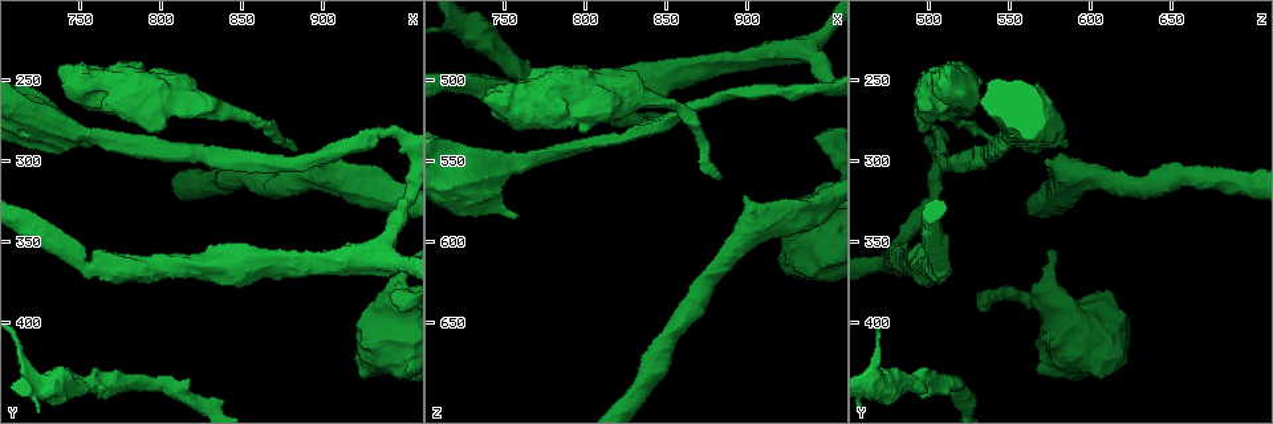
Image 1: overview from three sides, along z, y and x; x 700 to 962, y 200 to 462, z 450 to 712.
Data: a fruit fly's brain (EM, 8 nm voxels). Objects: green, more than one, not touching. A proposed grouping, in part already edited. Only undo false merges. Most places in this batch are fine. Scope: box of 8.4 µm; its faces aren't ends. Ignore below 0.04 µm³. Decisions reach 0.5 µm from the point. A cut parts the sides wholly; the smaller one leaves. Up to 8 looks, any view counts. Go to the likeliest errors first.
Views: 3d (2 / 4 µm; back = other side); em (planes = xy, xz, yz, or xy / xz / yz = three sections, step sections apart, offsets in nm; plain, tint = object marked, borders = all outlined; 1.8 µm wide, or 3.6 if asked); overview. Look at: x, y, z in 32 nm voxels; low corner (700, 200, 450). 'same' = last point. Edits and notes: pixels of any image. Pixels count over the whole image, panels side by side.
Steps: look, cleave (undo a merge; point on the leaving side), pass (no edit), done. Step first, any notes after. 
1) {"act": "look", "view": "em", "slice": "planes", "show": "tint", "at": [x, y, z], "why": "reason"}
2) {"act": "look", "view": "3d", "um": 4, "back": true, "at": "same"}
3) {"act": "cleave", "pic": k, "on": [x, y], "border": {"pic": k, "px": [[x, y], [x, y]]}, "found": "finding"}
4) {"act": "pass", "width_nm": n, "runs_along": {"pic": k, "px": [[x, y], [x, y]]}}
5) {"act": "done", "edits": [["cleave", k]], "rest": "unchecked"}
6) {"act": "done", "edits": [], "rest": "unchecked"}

{"act": "look", "view": "3d", "um": 4, "at": [946, 390, 582], "why": "calibre changes"}

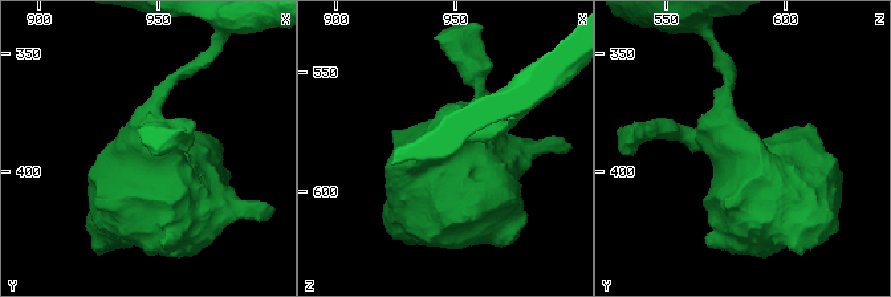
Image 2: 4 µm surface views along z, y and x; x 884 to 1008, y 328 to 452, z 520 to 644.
{"act": "look", "view": "em", "um": 3.6, "slice": "planes", "show": "tint", "at": [946, 389, 579], "why": "shape alone is not enough"}

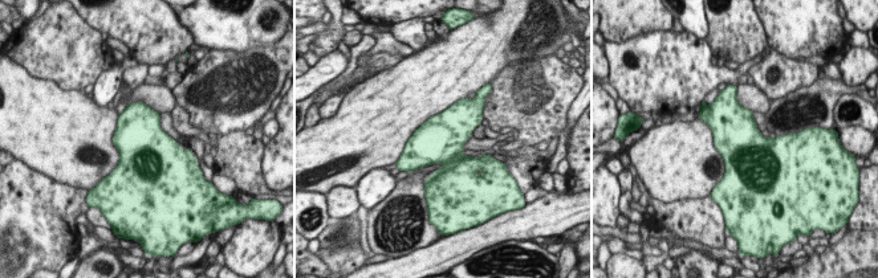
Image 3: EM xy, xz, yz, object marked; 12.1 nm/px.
{"act": "pass", "found": "one neuron here"}

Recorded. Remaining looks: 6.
{"act": "look", "view": "em", "slice": "planes", "show": "tint", "at": [934, 352, 480], "why": "three-way junction"}

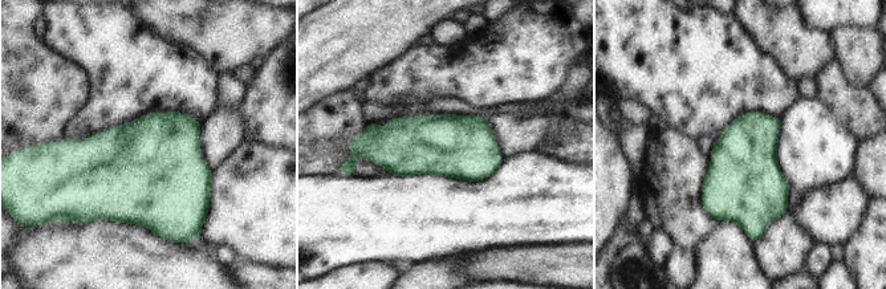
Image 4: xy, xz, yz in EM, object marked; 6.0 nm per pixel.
{"act": "pass", "found": "one neuron here"}

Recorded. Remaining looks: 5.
{"act": "look", "view": "3d", "um": 4, "at": [790, 258, 504], "why": "thick turns thin"}

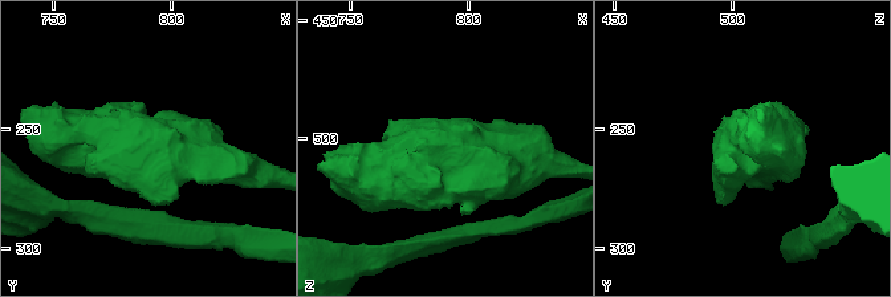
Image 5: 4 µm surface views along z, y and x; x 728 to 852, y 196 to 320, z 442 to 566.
{"act": "look", "view": "em", "um": 3.6, "slice": "planes", "show": "plain", "at": [790, 258, 504]}

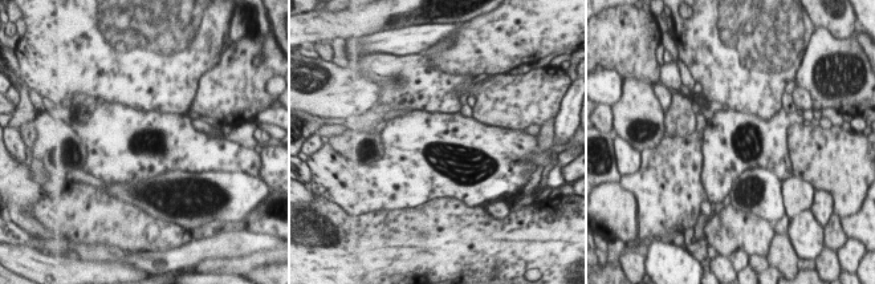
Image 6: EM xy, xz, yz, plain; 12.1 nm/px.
{"act": "look", "view": "em", "um": 3.6, "slice": "planes", "show": "tint", "at": "same", "why": "where the object lies"}

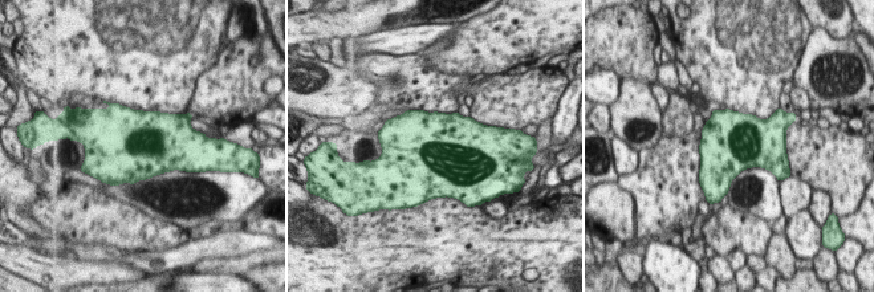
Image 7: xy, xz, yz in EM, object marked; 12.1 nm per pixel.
{"act": "pass", "found": "continuous, no second neuron"}

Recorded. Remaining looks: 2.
{"act": "look", "view": "3d", "um": 4, "at": [842, 270, 512], "why": "thick turns thin"}

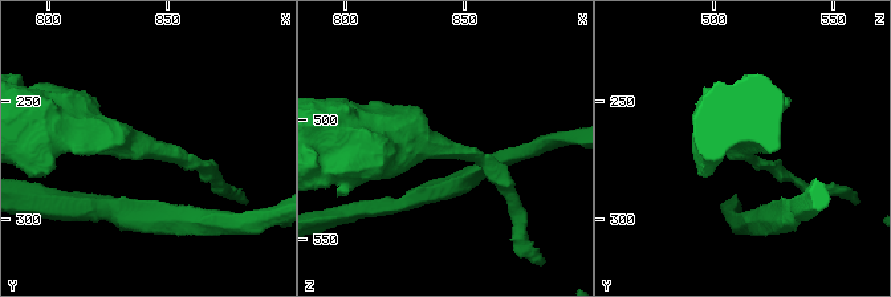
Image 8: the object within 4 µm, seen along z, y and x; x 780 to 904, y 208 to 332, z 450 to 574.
{"act": "look", "view": "em", "slice": "planes", "show": "tint", "at": [842, 269, 511], "arm_widths_nm": [170, 440]}

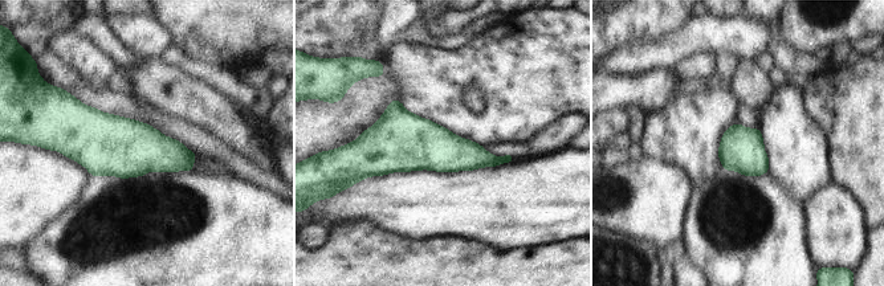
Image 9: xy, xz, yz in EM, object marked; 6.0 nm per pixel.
{"act": "pass", "width_nm": 260, "found": "one neuron here"}

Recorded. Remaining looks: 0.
{"act": "done", "edits": [], "rest": "unchecked"}

